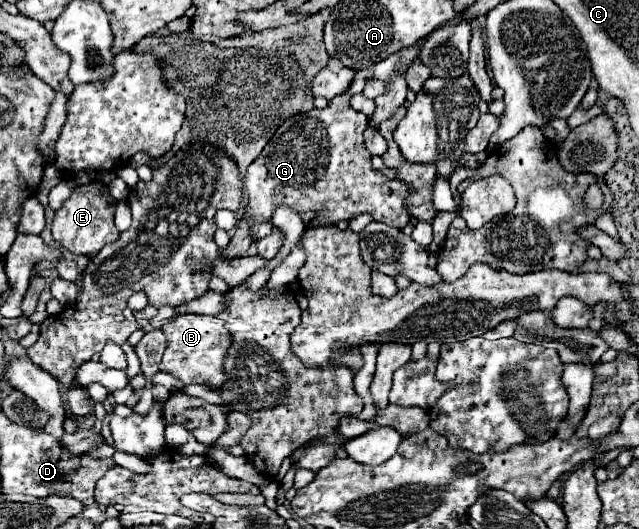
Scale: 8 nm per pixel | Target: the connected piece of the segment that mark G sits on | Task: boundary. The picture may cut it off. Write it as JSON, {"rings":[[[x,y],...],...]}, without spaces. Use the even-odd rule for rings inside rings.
{"rings":[[[417,42],[401,48],[397,54],[391,54],[375,66],[357,72],[349,90],[329,100],[327,108],[313,108],[311,112],[291,116],[277,128],[263,152],[245,172],[249,202],[245,206],[243,220],[239,220],[235,228],[235,236],[223,250],[223,254],[227,254],[225,260],[241,256],[251,246],[251,228],[269,222],[279,206],[293,208],[301,216],[305,228],[335,226],[337,222],[353,220],[359,214],[369,214],[373,220],[399,230],[409,224],[411,214],[405,202],[413,190],[405,182],[385,178],[383,172],[371,166],[371,154],[363,144],[363,132],[369,126],[369,118],[361,112],[353,112],[349,98],[353,92],[361,92],[371,80],[389,82],[391,78],[405,74],[419,56],[419,50]]]}

